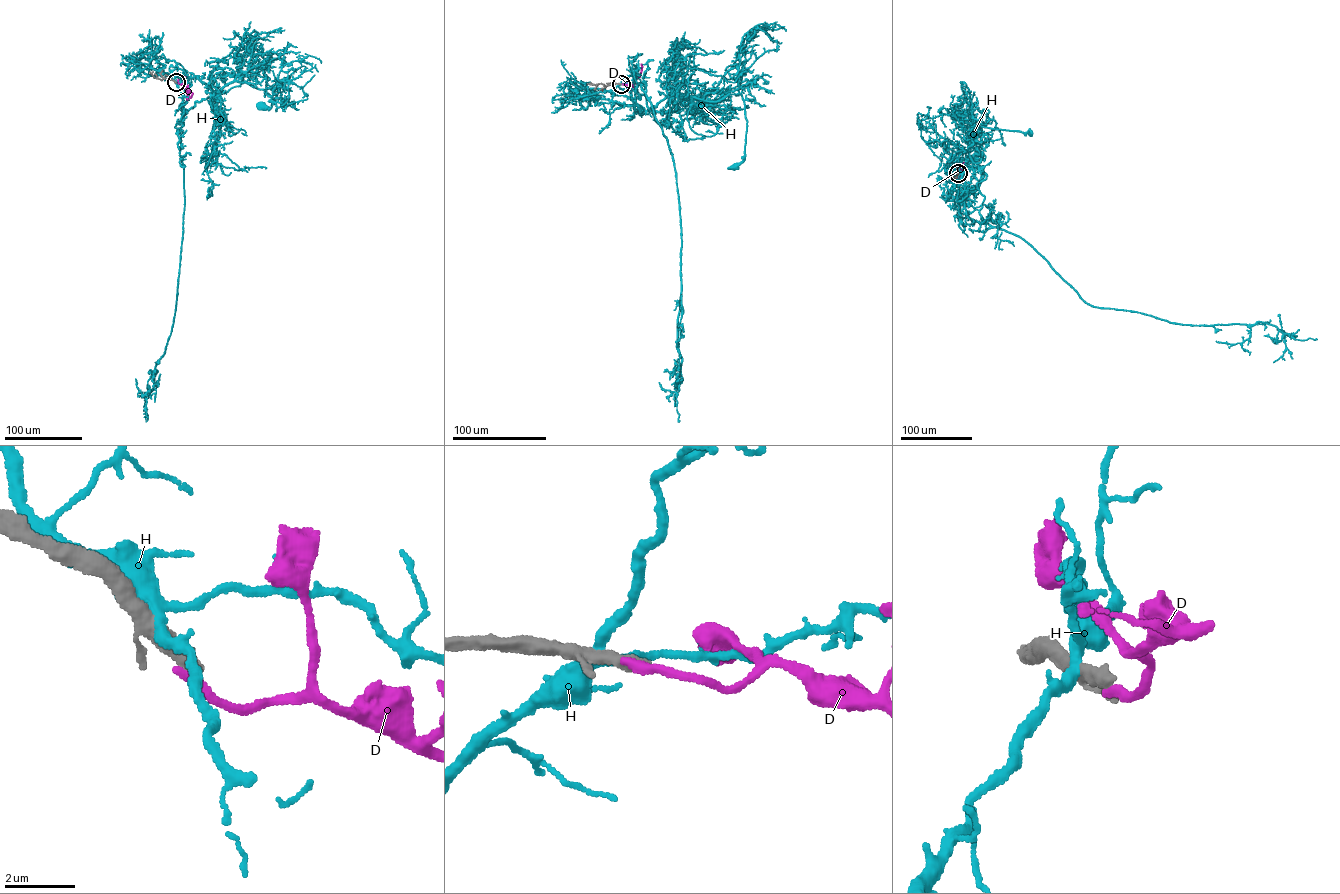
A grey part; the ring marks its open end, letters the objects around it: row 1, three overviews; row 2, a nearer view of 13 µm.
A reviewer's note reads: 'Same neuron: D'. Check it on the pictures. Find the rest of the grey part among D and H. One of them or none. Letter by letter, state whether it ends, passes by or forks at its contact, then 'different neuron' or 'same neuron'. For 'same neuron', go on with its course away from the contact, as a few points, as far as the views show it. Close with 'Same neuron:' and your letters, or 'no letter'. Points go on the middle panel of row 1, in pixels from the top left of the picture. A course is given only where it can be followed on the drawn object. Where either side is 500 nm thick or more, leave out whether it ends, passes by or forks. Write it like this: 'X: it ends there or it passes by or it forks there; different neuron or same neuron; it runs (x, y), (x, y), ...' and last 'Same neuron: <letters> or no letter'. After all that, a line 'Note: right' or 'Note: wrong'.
D: it ends there; different neuron
H: it forks there; different neuron
Same neuron: no letter
Note: wrong

